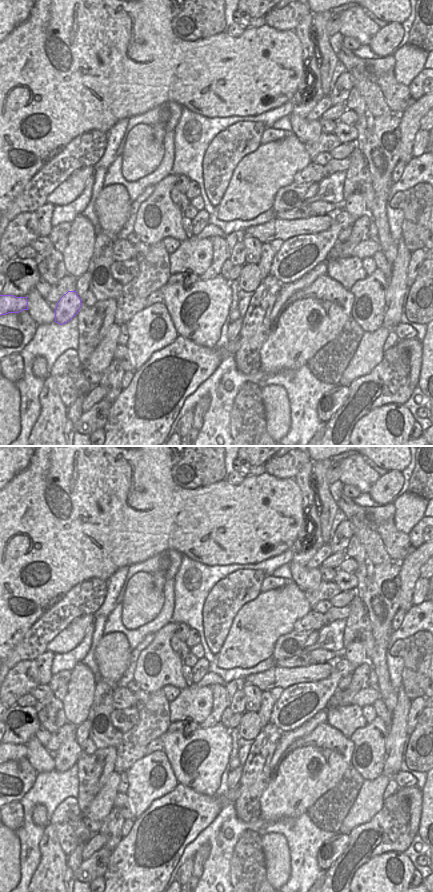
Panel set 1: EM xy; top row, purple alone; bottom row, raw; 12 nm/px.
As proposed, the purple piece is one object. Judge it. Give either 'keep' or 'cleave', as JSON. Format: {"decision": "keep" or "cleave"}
{"decision": "keep"}

